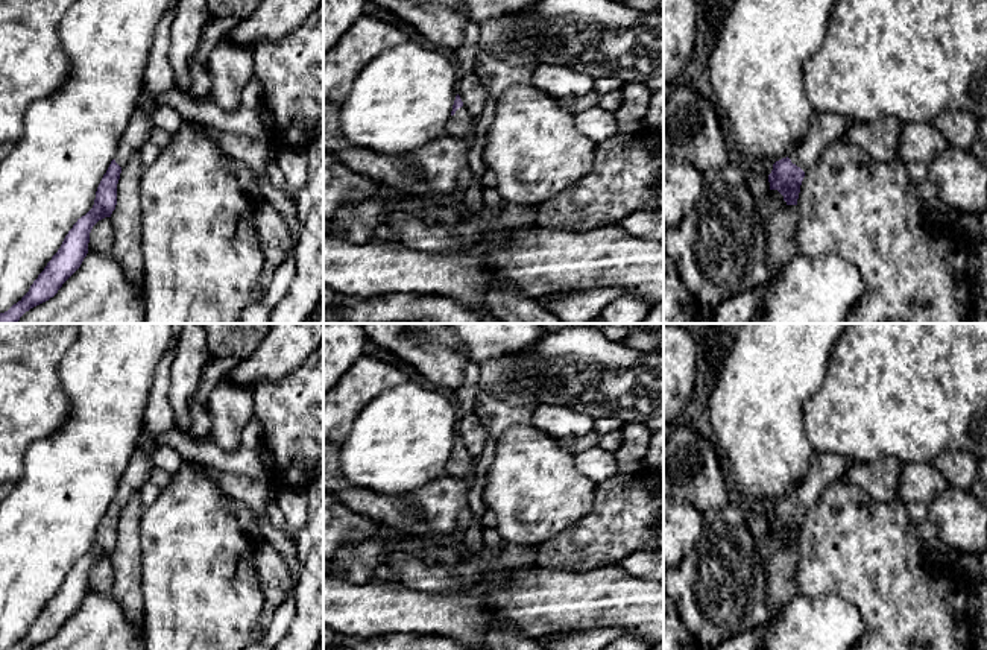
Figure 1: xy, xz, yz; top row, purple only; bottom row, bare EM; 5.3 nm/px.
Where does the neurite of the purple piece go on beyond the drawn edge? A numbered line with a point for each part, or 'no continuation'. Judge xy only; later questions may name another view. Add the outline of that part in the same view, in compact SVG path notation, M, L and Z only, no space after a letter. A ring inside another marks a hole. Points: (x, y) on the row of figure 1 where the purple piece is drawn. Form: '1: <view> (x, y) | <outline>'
1: xy (137, 132) | M137 108L131 117L128 128L125 129L117 153L115 162L123 169L128 159L135 153L140 152L143 144L147 141L149 134L153 128L153 120L150 114Z

